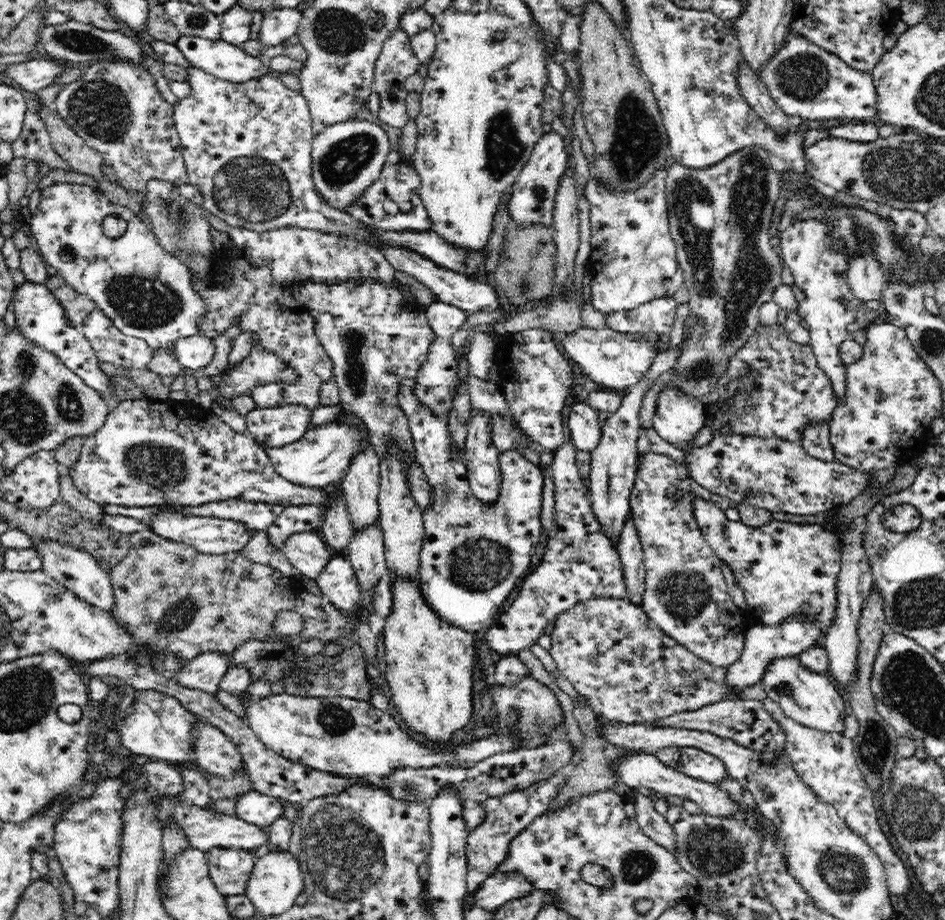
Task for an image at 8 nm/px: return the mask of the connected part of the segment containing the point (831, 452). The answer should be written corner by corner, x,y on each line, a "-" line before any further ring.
811,419
805,423
798,436
798,444
809,455
817,460
832,461
836,458
836,450
830,440
830,422
820,419

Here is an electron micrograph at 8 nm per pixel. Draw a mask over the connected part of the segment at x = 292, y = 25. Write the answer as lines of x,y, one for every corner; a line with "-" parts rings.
280,9
268,13
258,30
257,38
262,47
281,46
296,34
301,14
296,9

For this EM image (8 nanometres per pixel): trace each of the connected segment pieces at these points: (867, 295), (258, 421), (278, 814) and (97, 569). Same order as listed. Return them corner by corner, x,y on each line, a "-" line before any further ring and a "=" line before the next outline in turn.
872,257
849,259
846,280
854,298
864,303
880,301
886,287
882,268
=
304,404
256,408
245,416
247,435
264,450
278,450
298,442
312,426
314,412
=
254,790
237,796
236,814
254,826
269,827
284,817
284,802
273,796
263,795
=
44,541
39,546
34,542
34,548
43,557
43,571
47,572
48,576
55,578
62,586
65,586
70,592
88,604
113,616
116,610
116,603
112,581
109,574
100,567
90,553
74,547
64,547
60,542
52,543
50,541

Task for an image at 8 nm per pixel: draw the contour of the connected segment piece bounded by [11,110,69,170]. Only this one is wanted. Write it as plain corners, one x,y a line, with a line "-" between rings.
26,111
23,129
18,137
11,143
12,154
15,157
27,156
39,162
43,168
63,168
68,170
68,165
50,147
48,129
40,116

